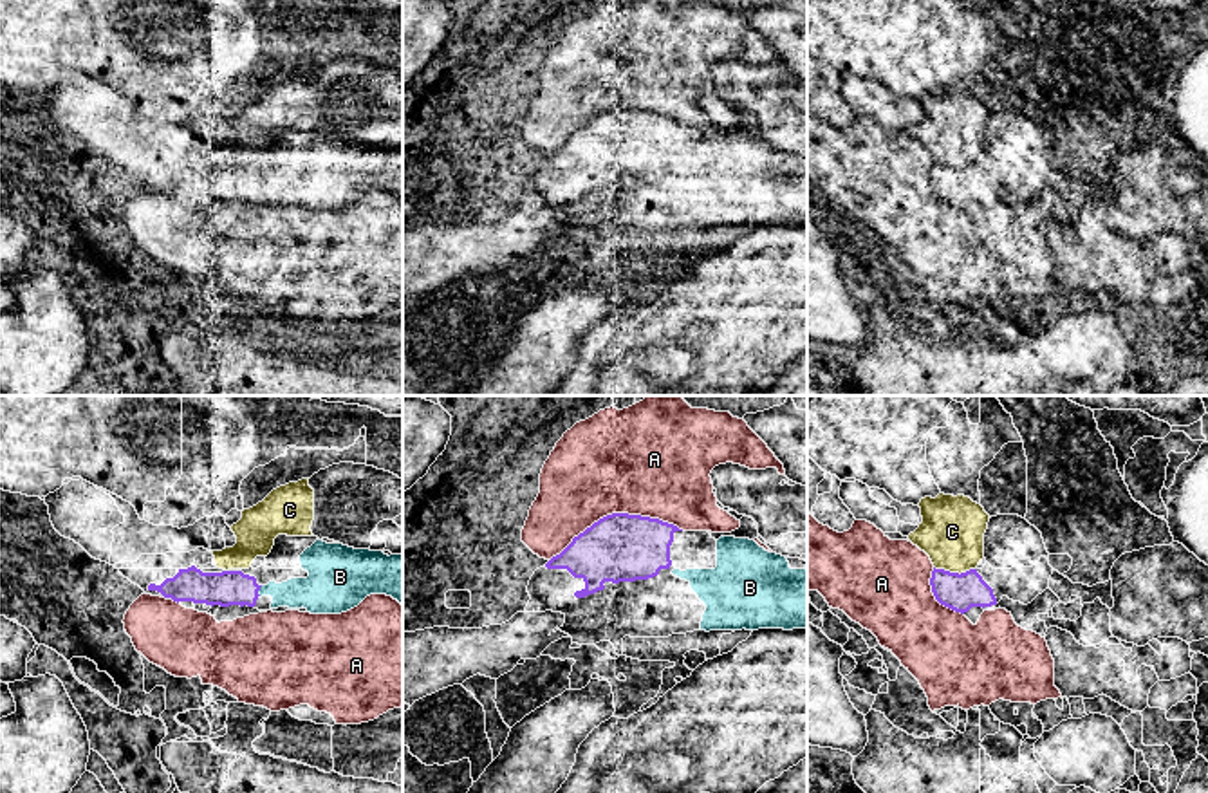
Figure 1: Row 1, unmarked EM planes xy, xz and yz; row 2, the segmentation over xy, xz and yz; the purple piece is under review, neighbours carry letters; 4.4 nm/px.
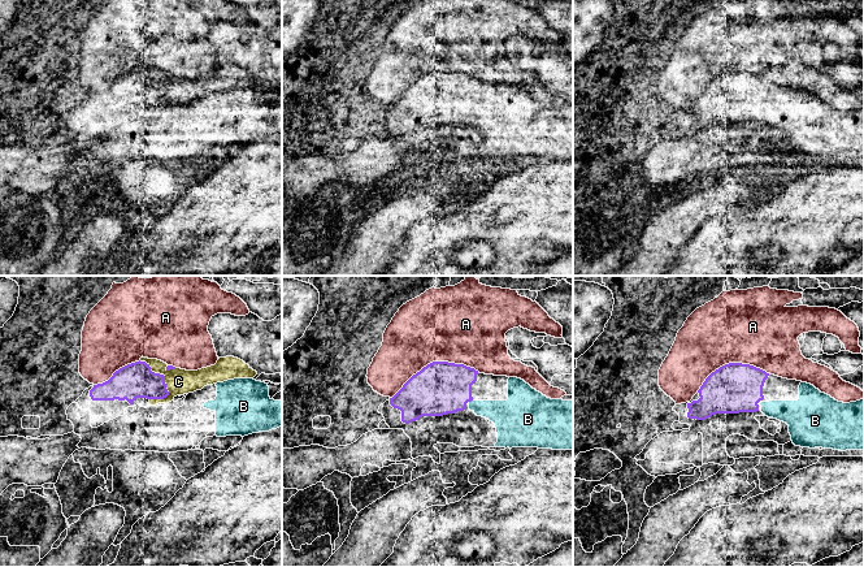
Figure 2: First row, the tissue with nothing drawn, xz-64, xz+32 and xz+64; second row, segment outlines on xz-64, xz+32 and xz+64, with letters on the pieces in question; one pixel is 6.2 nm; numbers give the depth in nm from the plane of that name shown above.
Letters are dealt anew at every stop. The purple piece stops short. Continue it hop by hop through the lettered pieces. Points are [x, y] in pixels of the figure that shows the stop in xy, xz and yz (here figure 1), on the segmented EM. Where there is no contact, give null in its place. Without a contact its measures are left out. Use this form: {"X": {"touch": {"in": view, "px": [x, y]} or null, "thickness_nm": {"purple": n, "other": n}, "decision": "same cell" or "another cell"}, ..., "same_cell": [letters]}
{"A": {"touch": {"in": "xz", "px": [616, 513]}, "thickness_nm": {"purple": 300, "other": 480}, "decision": "another cell"}, "B": {"touch": {"in": "xy", "px": [259, 589]}, "thickness_nm": {"purple": 160, "other": 160}, "decision": "same cell"}, "C": {"touch": {"in": "yz", "px": [954, 573]}, "thickness_nm": {"purple": 160, "other": 280}, "decision": "another cell"}, "same_cell": ["B"]}

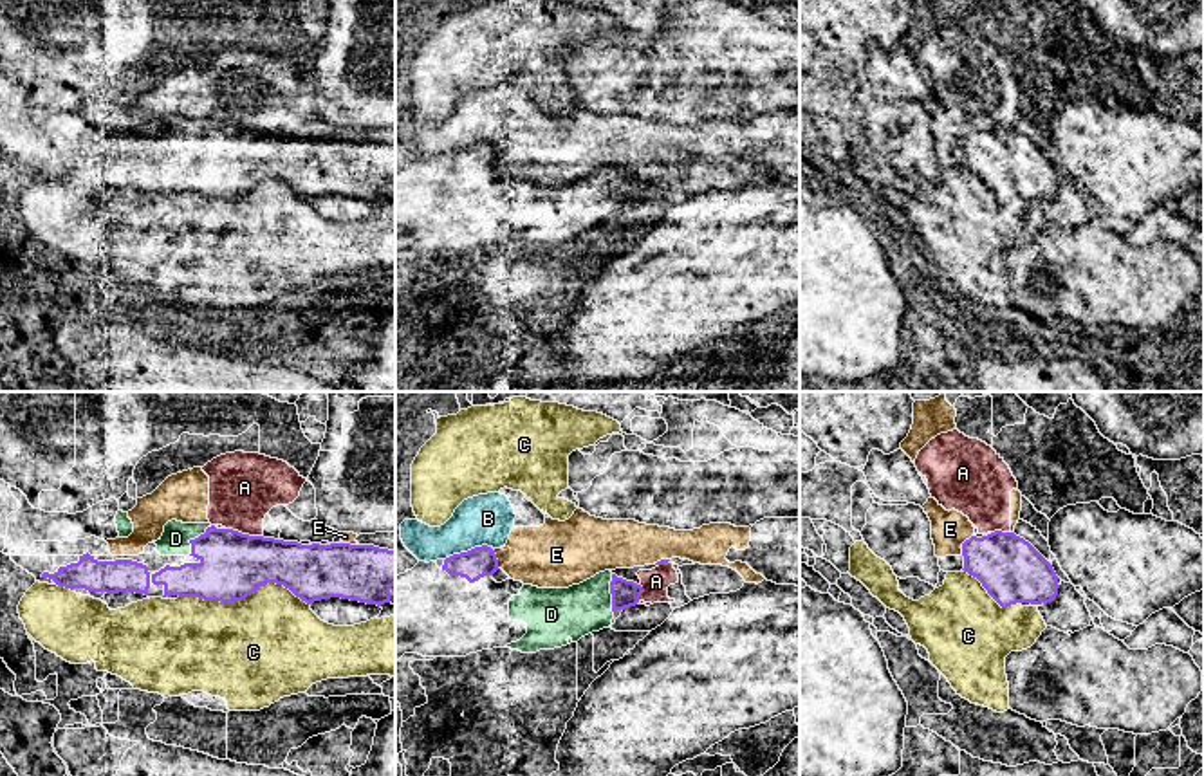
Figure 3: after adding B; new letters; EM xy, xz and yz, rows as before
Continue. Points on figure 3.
{"A": {"touch": {"in": "xy", "px": [244, 535]}, "thickness_nm": {"purple": 300, "other": 300}, "decision": "another cell"}, "B": {"touch": {"in": "xz", "px": [468, 551]}, "thickness_nm": {"purple": 140, "other": 220}, "decision": "another cell"}, "C": {"touch": {"in": "xy", "px": [244, 598]}, "thickness_nm": {"purple": 300, "other": 480}, "decision": "another cell"}, "D": {"touch": {"in": "xy", "px": [195, 538]}, "thickness_nm": {"purple": 300, "other": 130}, "decision": "same cell"}, "E": {"touch": {"in": "yz", "px": [963, 544]}, "thickness_nm": {"purple": 280, "other": 170}, "decision": "another cell"}, "same_cell": ["D"]}

